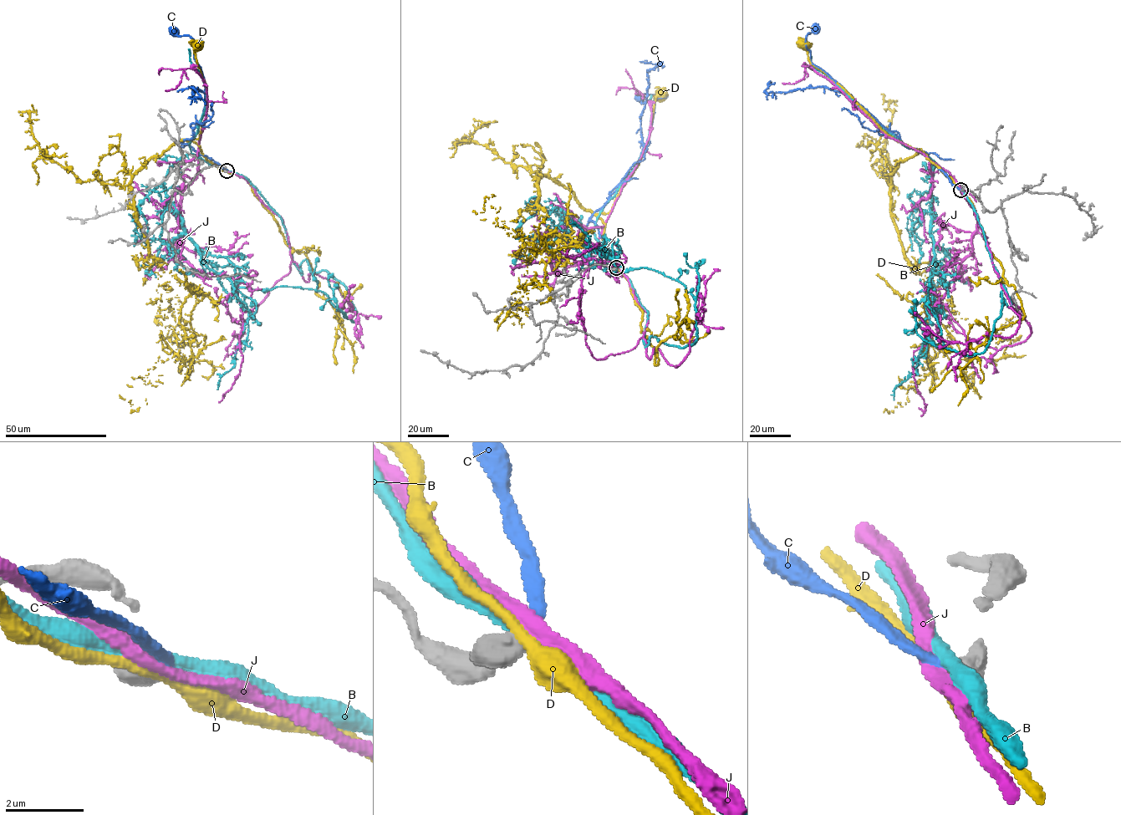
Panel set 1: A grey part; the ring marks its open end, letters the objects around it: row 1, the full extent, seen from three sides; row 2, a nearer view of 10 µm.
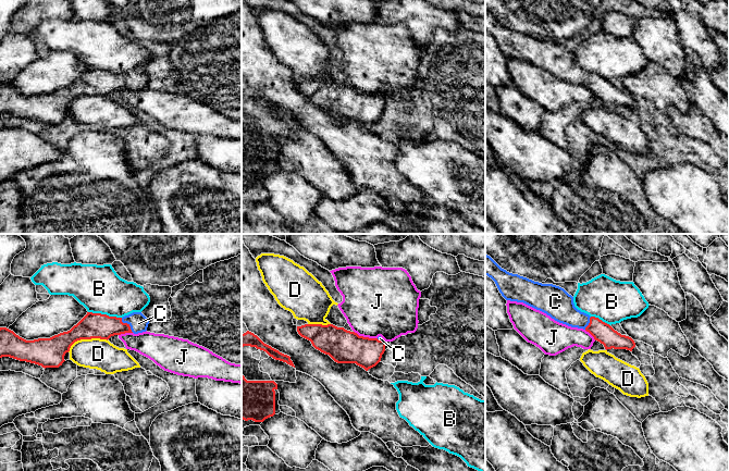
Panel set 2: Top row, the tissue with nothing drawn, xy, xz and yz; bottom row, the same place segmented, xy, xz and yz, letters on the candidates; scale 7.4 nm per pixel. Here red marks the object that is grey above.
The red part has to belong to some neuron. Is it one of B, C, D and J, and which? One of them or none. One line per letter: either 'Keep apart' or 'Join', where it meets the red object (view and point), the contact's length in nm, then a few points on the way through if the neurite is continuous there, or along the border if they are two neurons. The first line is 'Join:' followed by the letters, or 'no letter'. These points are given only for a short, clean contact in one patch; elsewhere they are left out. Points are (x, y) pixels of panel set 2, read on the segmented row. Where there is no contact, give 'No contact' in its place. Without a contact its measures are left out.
Join: C
B: Keep apart. Touches red at xy (104, 314). Shared border 260 nm
C: Join. Touches red at xy (127, 324). Shared border 140 nm
D: Keep apart. Touches red at xy (86, 338). Shared border 300 nm
J: Keep apart. Touches red at xz (366, 337). Shared border 190 nm. Boundary: xz (354, 331), (359, 335), (377, 338)

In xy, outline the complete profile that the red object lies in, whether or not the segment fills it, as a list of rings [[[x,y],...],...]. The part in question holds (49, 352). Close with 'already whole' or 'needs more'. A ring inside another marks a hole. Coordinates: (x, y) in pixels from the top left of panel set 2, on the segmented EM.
[[[133,312],[123,318],[101,313],[87,314],[70,331],[50,338],[26,340],[7,327],[0,327],[0,358],[10,357],[41,365],[59,368],[65,361],[64,356],[71,346],[81,339],[109,339],[125,333],[147,331],[149,321],[141,312]]]; needs more

